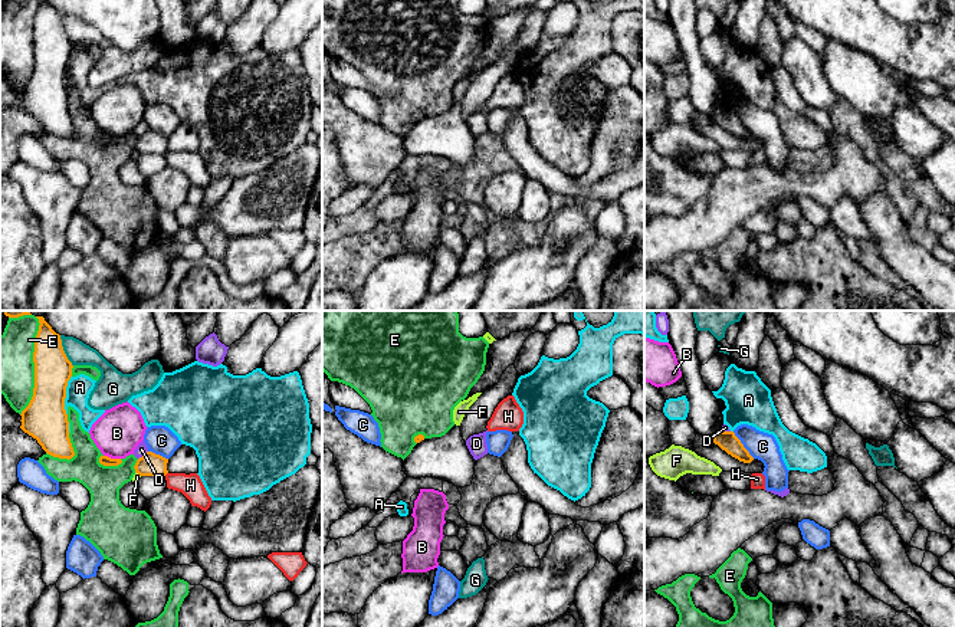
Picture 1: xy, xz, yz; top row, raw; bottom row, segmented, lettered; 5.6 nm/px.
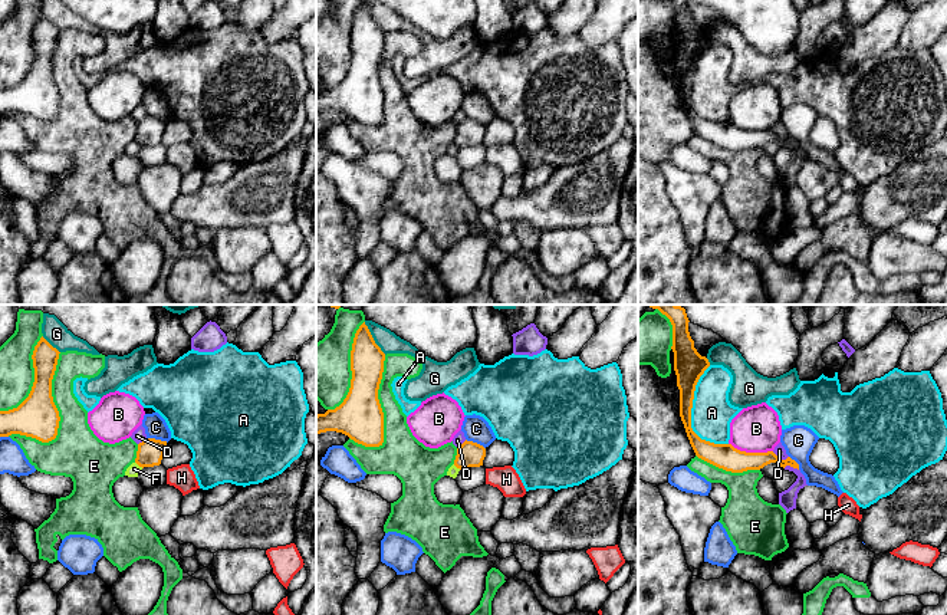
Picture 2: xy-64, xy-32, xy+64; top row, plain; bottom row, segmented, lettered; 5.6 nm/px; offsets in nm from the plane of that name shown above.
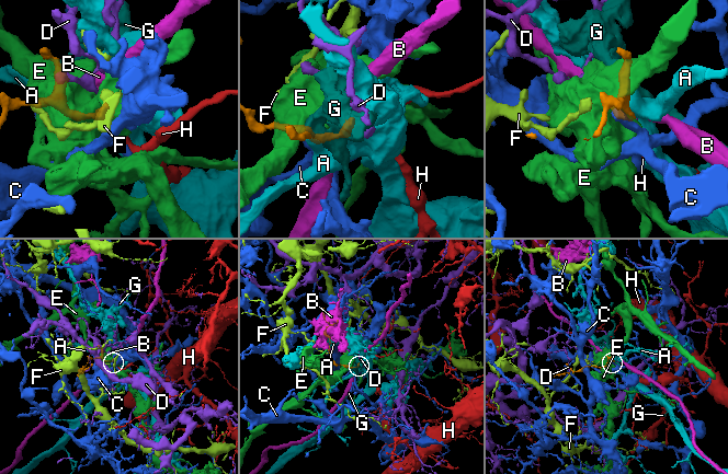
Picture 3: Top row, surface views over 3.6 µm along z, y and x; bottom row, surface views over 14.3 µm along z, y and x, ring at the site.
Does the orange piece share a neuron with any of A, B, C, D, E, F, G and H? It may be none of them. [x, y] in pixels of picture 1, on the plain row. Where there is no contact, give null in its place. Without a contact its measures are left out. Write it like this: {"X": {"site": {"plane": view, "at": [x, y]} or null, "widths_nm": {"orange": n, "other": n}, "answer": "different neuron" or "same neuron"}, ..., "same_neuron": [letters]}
{"A": {"site": {"plane": "xy", "at": [65, 74]}, "widths_nm": {"orange": 240, "other": 140}, "answer": "different neuron"}, "B": {"site": {"plane": "xy", "at": [112, 137]}, "widths_nm": {"orange": 60, "other": 260}, "answer": "different neuron"}, "C": {"site": {"plane": "yz", "at": [742, 122]}, "widths_nm": {"orange": 110, "other": 160}, "answer": "different neuron"}, "D": {"site": {"plane": "xy", "at": [144, 133]}, "widths_nm": {"orange": 130, "other": 70}, "answer": "different neuron"}, "E": {"site": {"plane": "xy", "at": [35, 46]}, "widths_nm": {"orange": 220, "other": 320}, "answer": "different neuron"}, "F": {"site": {"plane": "xy", "at": [138, 151]}, "widths_nm": {"orange": 130, "other": 40}, "answer": "different neuron"}, "G": {"site": {"plane": "xy", "at": [64, 29]}, "widths_nm": {"orange": 200, "other": 130}, "answer": "different neuron"}, "H": {"site": {"plane": "xy", "at": [166, 151]}, "widths_nm": {"orange": 130, "other": 130}, "answer": "same neuron"}, "same_neuron": ["H"]}

